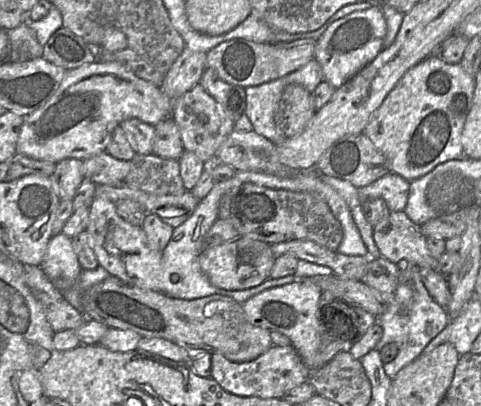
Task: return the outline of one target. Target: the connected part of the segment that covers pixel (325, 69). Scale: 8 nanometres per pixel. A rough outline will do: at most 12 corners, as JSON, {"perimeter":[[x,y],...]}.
{"perimeter":[[375,6],[330,24],[314,60],[335,89],[383,49]]}

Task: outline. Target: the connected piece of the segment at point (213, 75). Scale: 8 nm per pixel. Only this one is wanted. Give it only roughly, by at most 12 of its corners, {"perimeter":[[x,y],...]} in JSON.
{"perimeter":[[209,67],[199,83],[231,120],[244,113],[243,87]]}

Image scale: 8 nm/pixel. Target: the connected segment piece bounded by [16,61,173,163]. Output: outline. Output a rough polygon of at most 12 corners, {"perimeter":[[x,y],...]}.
{"perimeter":[[122,64],[67,70],[23,116],[16,153],[53,163],[106,151],[113,130],[171,117]]}

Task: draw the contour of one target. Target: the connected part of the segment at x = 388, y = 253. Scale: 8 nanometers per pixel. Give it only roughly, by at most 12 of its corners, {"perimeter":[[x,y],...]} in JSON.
{"perimeter":[[390,212],[373,230],[383,258],[439,271],[420,226]]}

